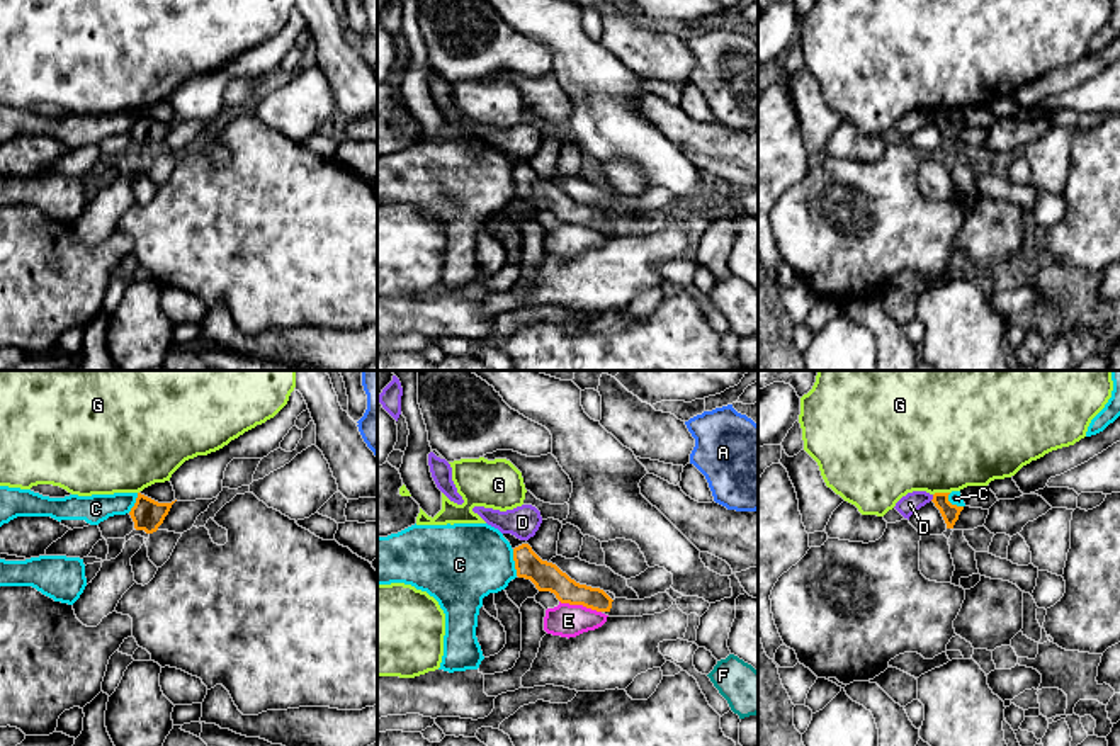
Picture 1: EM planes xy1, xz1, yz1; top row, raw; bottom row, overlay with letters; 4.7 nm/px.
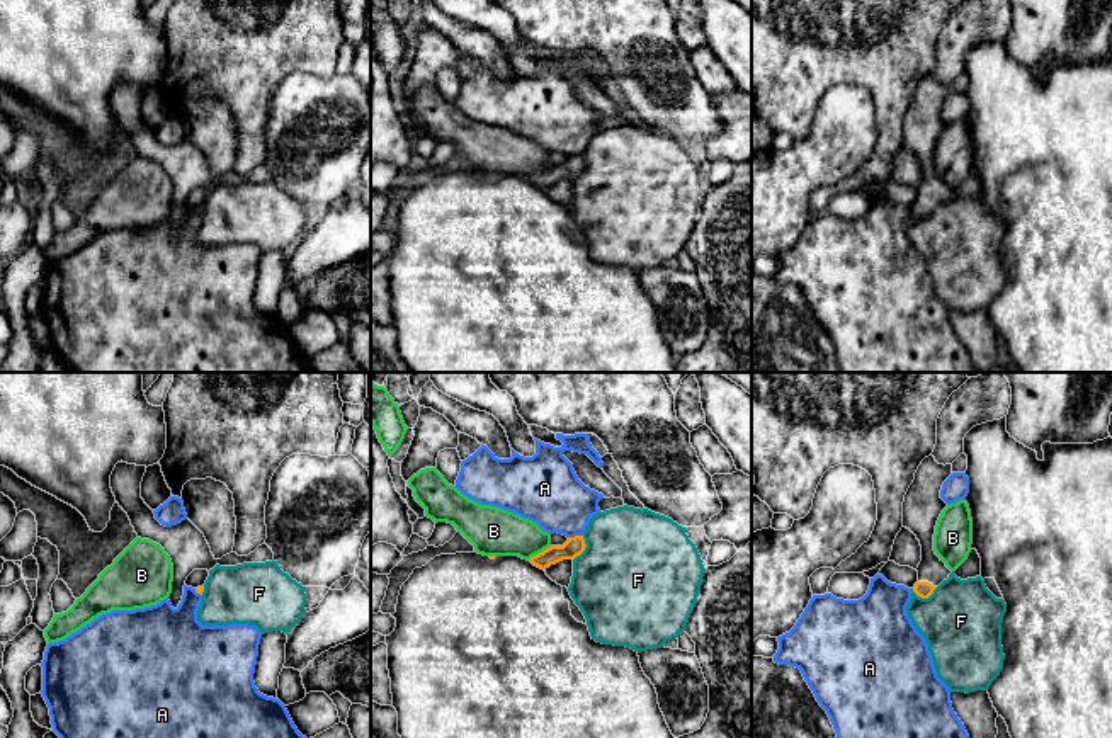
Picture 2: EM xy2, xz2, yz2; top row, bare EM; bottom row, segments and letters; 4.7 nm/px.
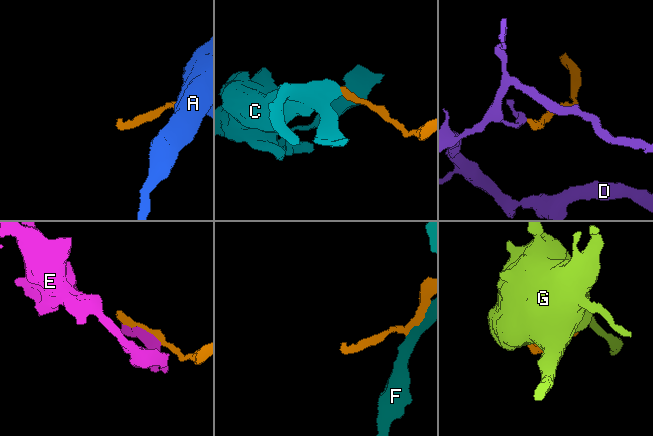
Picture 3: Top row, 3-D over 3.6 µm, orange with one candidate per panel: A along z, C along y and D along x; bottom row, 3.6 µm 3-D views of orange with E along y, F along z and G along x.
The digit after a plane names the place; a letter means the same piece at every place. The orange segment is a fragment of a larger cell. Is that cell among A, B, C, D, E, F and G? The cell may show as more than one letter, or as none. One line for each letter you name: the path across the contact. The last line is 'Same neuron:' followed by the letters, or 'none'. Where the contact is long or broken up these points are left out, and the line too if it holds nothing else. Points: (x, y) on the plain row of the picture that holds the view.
Same neuron: none

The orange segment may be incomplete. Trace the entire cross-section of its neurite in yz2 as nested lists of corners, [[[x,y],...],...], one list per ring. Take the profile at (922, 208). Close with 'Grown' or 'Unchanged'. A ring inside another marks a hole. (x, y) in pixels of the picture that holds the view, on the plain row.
[[[933,75],[922,80],[903,121],[903,146],[910,148],[922,165],[916,187],[918,201],[913,211],[928,218],[952,192],[933,170],[937,139],[947,122],[940,117],[944,100],[952,94],[952,83],[939,83]]]. Grown

